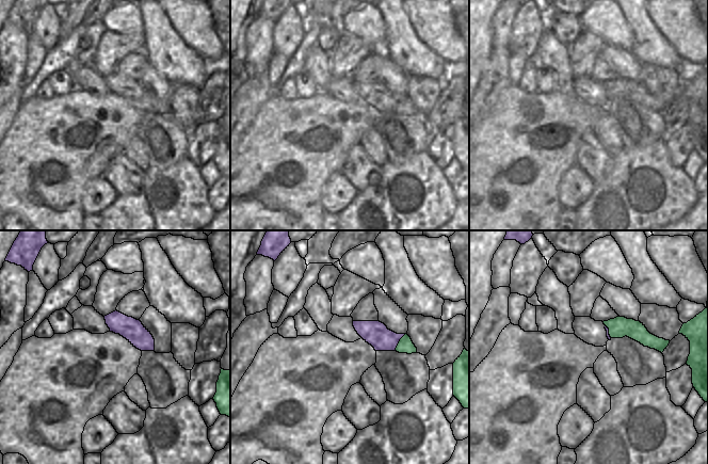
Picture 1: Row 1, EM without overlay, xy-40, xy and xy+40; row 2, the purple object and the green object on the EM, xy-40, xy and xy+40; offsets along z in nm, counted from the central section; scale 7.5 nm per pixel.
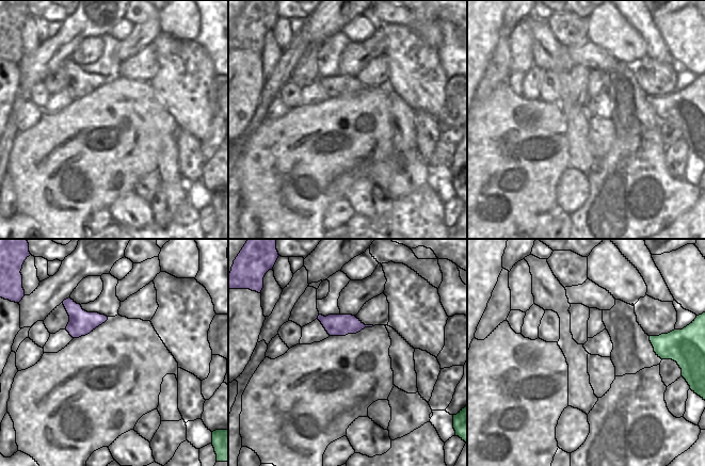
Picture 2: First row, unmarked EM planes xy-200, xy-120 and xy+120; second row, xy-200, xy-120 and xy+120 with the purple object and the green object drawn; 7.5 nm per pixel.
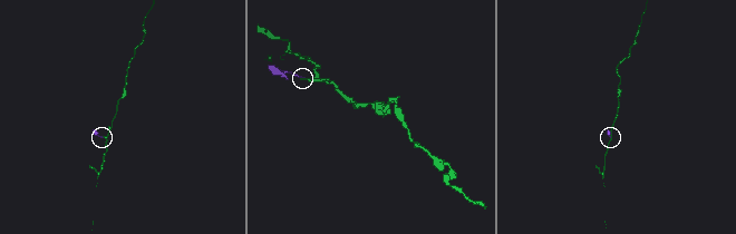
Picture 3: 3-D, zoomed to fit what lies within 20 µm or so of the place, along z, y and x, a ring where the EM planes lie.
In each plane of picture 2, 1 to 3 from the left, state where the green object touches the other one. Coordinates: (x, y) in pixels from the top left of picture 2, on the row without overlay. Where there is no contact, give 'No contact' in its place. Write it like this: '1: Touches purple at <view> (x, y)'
1: No contact
2: No contact
3: No contact

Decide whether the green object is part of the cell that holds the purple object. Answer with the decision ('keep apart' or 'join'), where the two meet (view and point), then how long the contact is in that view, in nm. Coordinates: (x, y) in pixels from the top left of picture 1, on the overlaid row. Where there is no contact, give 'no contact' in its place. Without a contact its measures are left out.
join; contact xy (398, 342); length 150 nm

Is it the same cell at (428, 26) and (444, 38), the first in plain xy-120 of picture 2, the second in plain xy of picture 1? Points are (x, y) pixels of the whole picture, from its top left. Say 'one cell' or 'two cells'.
one cell

